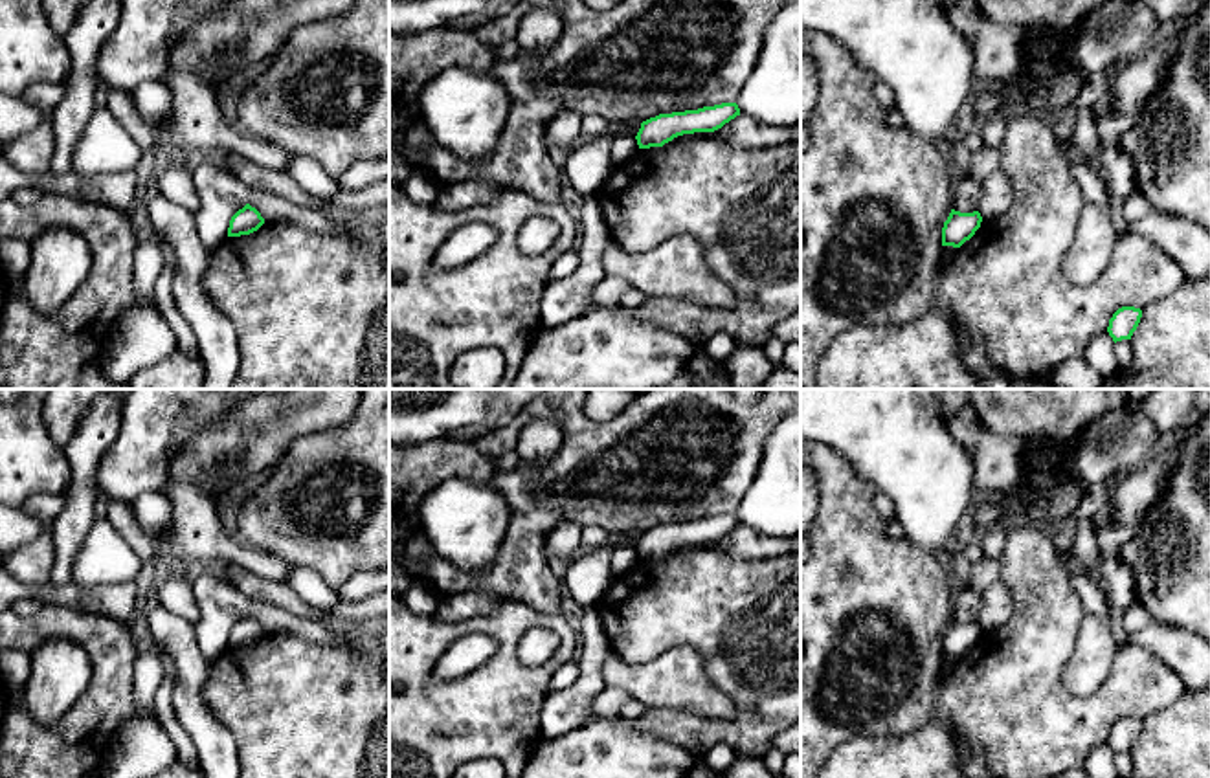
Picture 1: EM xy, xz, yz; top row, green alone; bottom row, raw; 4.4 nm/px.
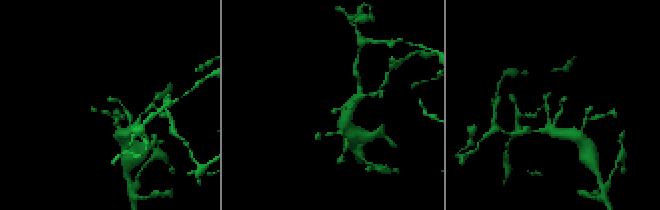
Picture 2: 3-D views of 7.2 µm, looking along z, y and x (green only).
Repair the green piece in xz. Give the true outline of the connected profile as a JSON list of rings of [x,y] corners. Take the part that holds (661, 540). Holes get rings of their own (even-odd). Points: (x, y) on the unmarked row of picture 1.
[[[736,514],[659,525],[641,534],[635,550],[639,560],[663,558],[665,554],[683,545],[714,543],[736,527],[740,527]]]

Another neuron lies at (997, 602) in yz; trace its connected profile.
[[[997,580],[984,591],[979,624],[984,631],[993,631],[1008,622],[1012,611],[1012,589],[1003,580]]]

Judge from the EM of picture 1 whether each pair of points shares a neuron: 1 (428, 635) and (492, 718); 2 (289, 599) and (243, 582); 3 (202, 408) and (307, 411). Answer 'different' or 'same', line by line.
1: same
2: same
3: different

